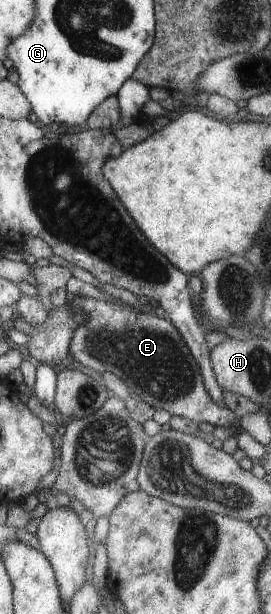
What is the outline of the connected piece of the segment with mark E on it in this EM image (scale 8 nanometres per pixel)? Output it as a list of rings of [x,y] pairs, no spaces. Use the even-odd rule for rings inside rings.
[[[71,293],[66,301],[72,305],[72,309],[87,316],[76,327],[70,340],[69,354],[81,365],[99,374],[113,373],[155,410],[164,409],[172,416],[185,417],[197,424],[207,421],[215,427],[235,425],[236,433],[242,429],[240,423],[236,422],[236,413],[211,399],[199,363],[164,313],[145,314],[121,300],[105,301]]]

